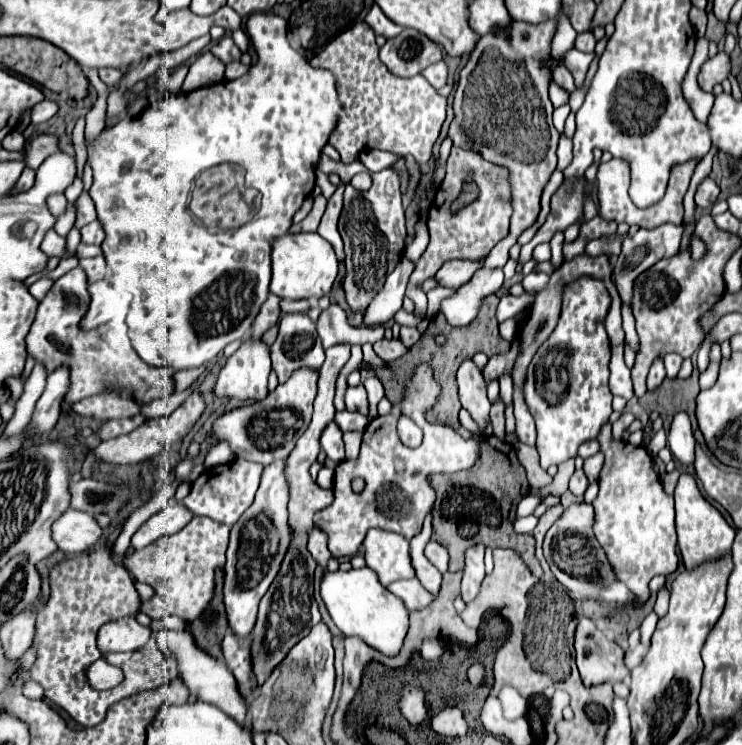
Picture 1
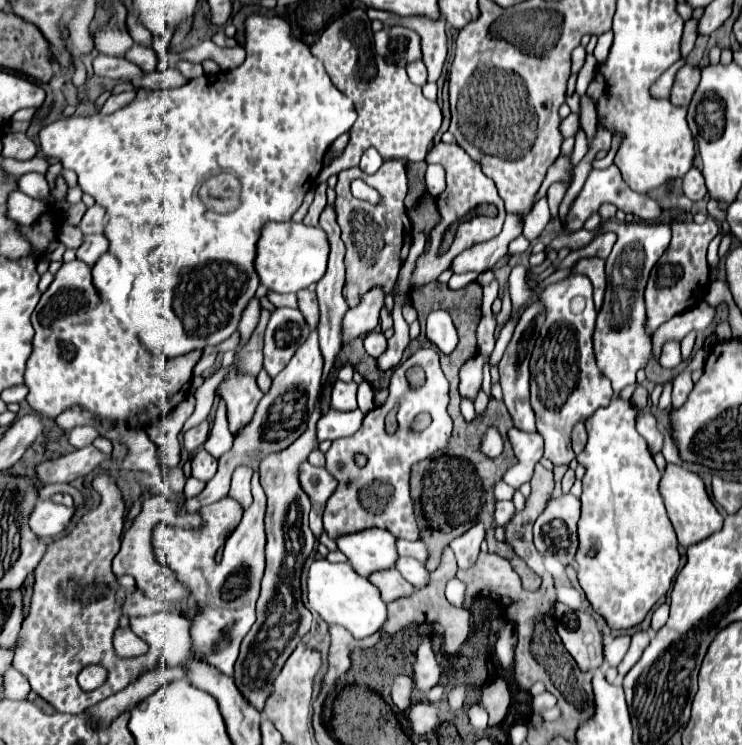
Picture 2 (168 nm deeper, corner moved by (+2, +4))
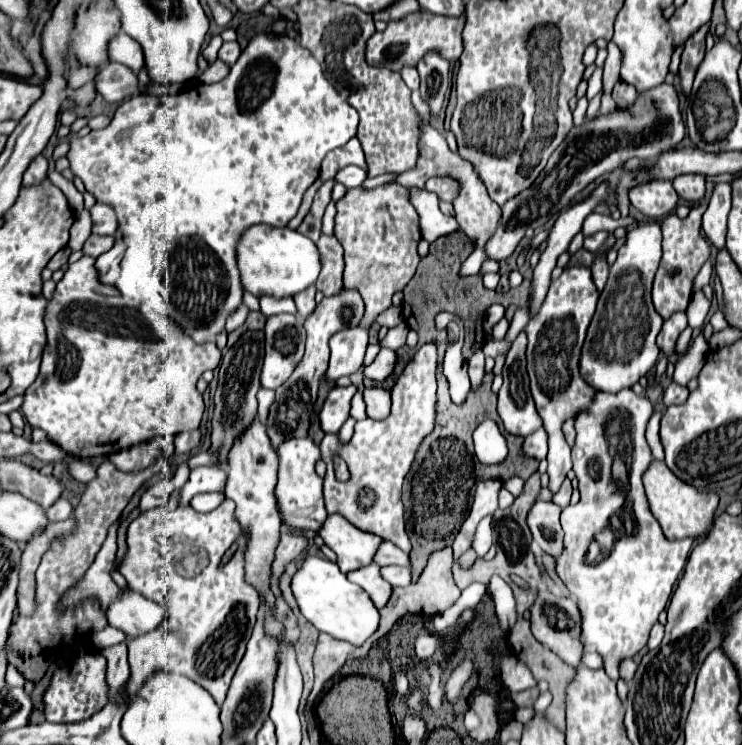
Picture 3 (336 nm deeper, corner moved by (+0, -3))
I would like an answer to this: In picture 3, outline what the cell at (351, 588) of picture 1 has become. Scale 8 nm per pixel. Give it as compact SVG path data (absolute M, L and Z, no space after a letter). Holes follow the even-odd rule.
M308 556L292 578L292 592L298 600L300 612L320 630L338 640L346 640L354 646L362 646L376 630L380 612L366 594L366 590L352 584L340 568L320 556Z

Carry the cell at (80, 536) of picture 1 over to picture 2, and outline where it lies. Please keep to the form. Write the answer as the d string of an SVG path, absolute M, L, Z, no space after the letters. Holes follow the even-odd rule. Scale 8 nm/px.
M38 501L32 509L32 515L28 517L28 527L32 527L32 533L40 539L58 537L66 531L74 509L56 505L54 501Z

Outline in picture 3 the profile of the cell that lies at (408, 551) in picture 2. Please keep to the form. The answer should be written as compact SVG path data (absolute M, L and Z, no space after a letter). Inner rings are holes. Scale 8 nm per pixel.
M382 542L382 546L378 548L376 554L376 564L380 566L388 566L388 564L398 564L398 566L410 566L410 554L402 552L398 546L394 546L392 542Z

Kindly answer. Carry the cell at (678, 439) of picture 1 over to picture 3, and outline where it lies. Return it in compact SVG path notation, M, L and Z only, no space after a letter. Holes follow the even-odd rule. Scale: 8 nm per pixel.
M670 382L668 388L664 390L664 404L682 404L682 402L686 402L688 394L690 394L688 388Z

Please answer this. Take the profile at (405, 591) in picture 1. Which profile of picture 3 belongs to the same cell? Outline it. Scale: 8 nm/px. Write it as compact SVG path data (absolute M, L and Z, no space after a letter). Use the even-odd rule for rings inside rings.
M370 564L370 566L362 568L362 570L350 572L350 574L348 574L348 580L354 582L354 584L358 584L358 586L362 586L362 588L370 594L372 602L374 602L378 608L384 608L386 602L388 602L390 596L392 596L392 586L390 586L390 582L386 582L386 580L382 578L378 564Z

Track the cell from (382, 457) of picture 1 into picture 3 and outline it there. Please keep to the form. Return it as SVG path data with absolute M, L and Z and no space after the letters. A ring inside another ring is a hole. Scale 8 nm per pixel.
M424 344L408 362L392 388L392 412L386 420L356 422L350 444L340 446L336 434L326 434L320 442L322 460L328 470L324 476L324 500L328 514L344 516L358 530L376 534L394 542L404 552L410 552L410 538L406 534L402 480L408 474L414 456L436 426L436 344ZM332 456L342 456L350 468L350 480L338 482L334 478Z

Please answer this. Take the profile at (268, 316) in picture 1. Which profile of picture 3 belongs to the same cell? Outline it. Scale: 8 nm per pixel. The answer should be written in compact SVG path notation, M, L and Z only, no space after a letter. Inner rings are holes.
M242 304L242 306L240 306L240 308L230 316L230 322L226 322L226 330L228 330L228 332L232 332L232 330L240 328L240 326L246 322L248 314L250 314L250 308L248 308L246 304Z

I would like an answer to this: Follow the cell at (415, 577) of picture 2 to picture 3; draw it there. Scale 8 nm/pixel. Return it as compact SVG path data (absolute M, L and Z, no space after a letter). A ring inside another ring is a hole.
M384 566L382 576L392 586L408 586L410 584L410 568L404 568L404 566Z

